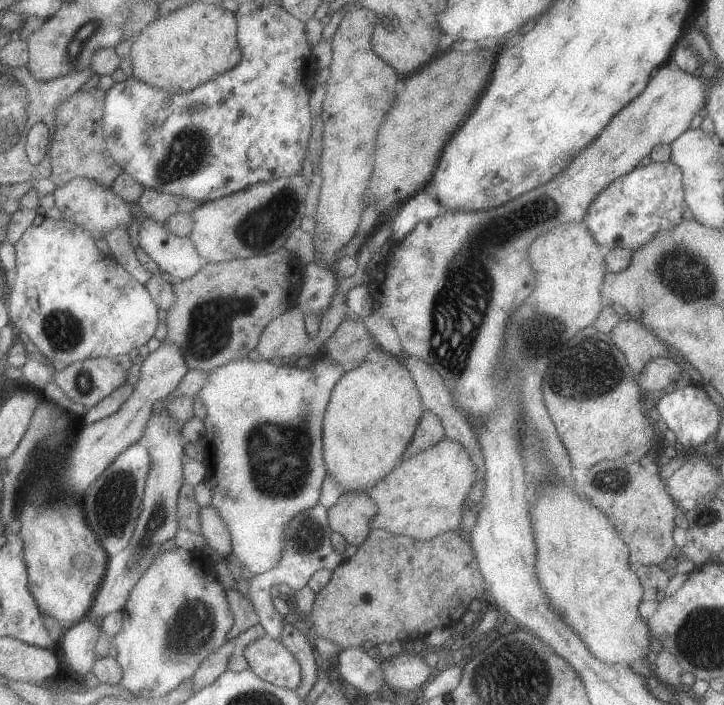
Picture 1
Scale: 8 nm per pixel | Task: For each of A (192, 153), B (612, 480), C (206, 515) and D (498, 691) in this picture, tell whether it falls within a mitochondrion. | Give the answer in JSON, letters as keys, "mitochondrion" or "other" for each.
{"A":"mitochondrion","B":"mitochondrion","C":"other","D":"mitochondrion"}

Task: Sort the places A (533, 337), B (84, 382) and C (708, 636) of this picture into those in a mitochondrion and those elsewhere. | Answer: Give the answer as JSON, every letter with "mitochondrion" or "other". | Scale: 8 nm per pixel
{"A":"mitochondrion","B":"mitochondrion","C":"mitochondrion"}

